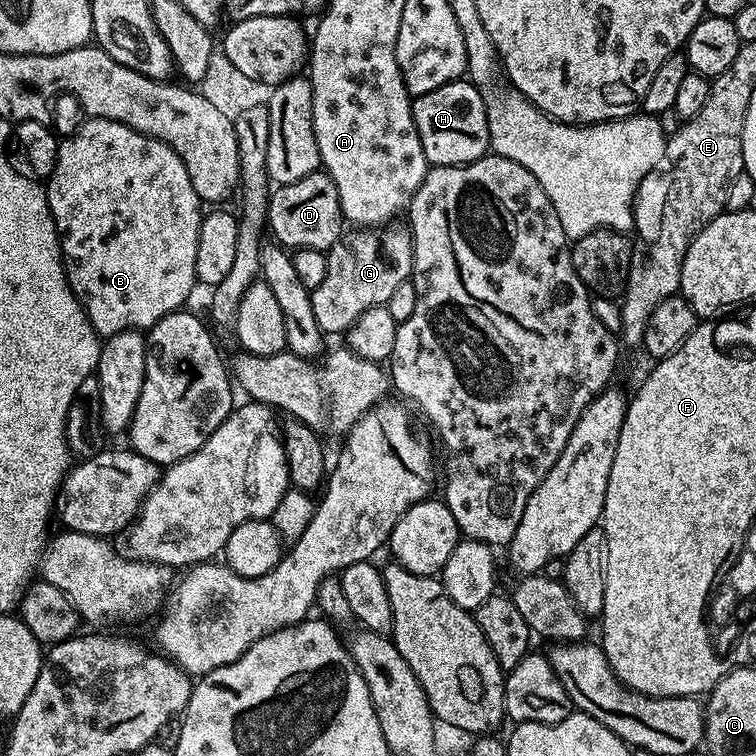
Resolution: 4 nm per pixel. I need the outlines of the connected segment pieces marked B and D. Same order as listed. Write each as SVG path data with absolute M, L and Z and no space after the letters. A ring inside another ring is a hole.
M95 118L85 119L84 125L76 131L72 136L63 137L59 141L59 148L57 150L57 162L53 168L51 176L46 180L46 187L48 190L48 205L52 211L52 217L56 223L56 233L60 236L60 251L64 253L64 273L68 276L70 286L74 290L74 294L80 300L80 305L86 310L86 314L90 318L90 322L94 326L94 330L101 336L107 338L118 334L119 332L127 332L129 330L147 330L155 326L160 319L166 314L183 309L185 307L184 299L192 292L192 287L197 287L198 281L196 279L196 259L198 258L198 230L200 229L200 222L202 219L202 201L200 195L194 190L194 186L190 182L190 174L186 174L186 166L182 162L182 158L178 158L178 154L170 147L169 144L163 144L160 140L156 140L152 136L143 136L141 132L135 132L130 126L126 126L122 122L114 122L113 120L97 120Z
M323 170L311 172L306 178L298 178L298 182L279 185L268 198L267 227L277 236L285 249L313 248L327 253L328 249L342 235L342 213L338 186Z

